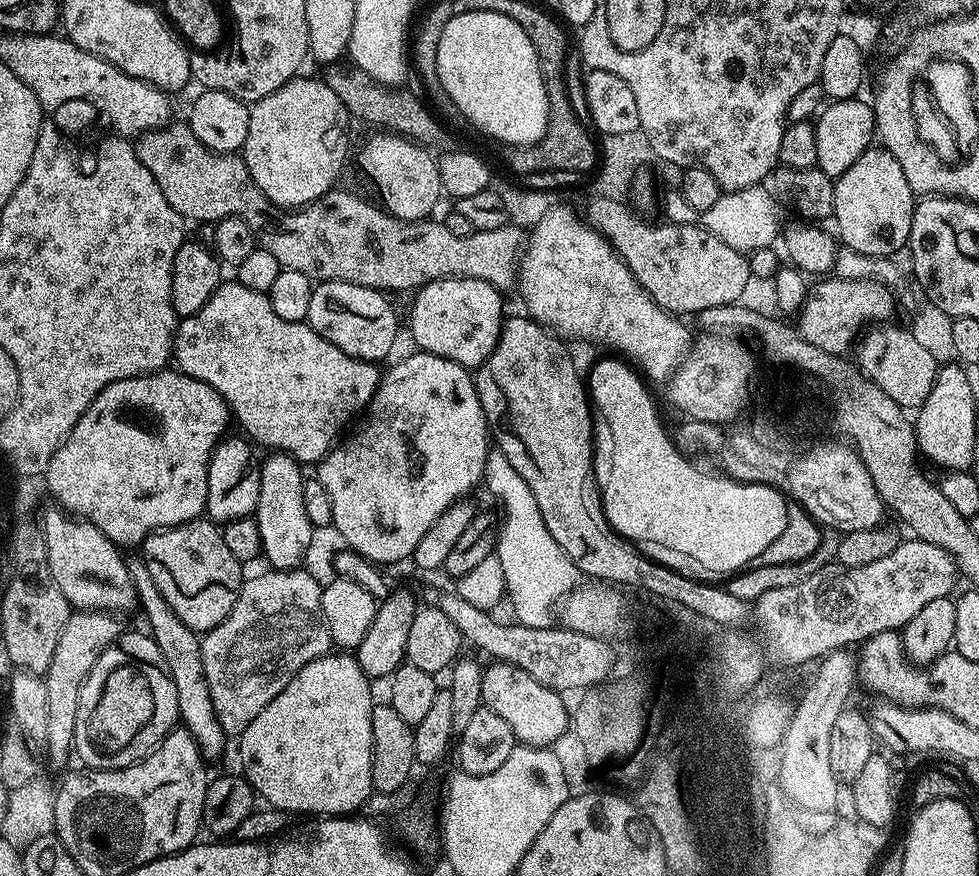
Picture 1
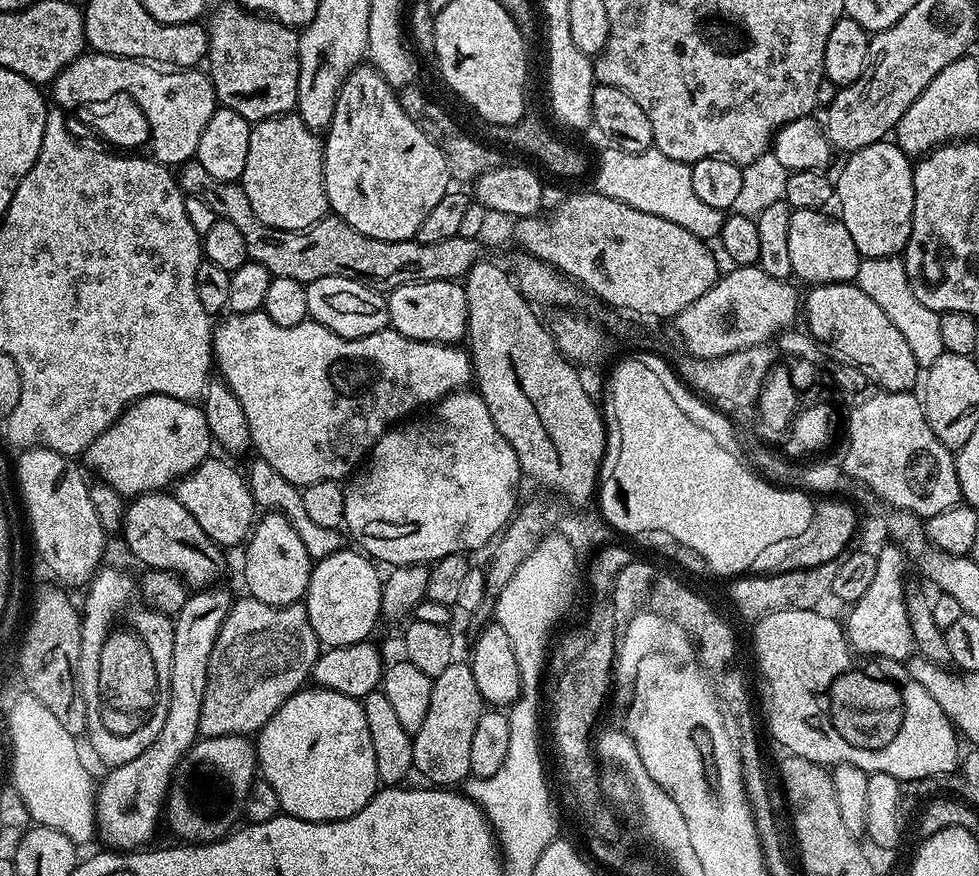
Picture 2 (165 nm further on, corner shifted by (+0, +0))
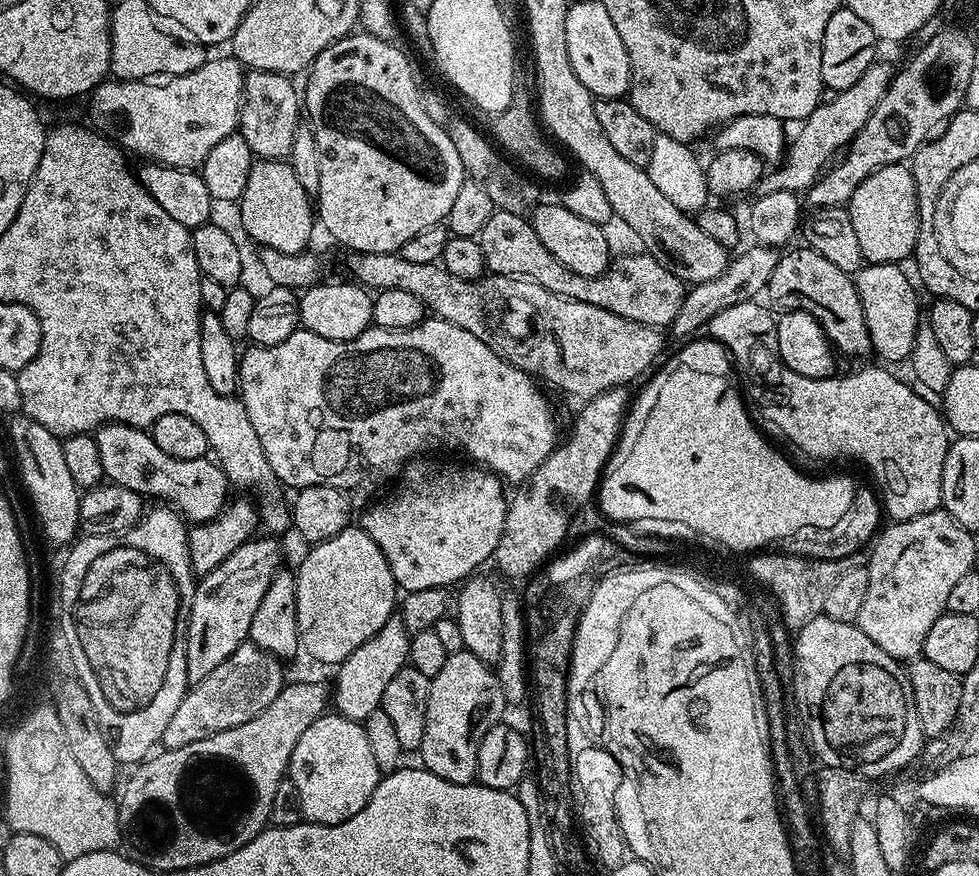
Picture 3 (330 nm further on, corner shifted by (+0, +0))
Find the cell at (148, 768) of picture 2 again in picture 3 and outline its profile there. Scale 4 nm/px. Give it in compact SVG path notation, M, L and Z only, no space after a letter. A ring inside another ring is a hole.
M253 538L247 540L222 566L199 577L192 605L188 607L188 635L186 637L186 674L189 685L196 685L206 678L210 670L222 666L240 644L248 640L250 622L254 622L254 610L262 603L262 594L270 586L273 574L281 567L279 539Z

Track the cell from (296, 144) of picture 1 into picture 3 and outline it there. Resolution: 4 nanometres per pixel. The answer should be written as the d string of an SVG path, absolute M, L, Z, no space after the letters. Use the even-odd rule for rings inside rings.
M257 159L250 170L250 178L246 178L246 190L242 190L238 207L240 207L240 224L256 246L278 250L282 254L303 252L309 247L308 239L312 236L312 220L314 224L314 200L306 194L306 190L302 190L302 185L298 182L298 174L294 174L292 165L287 159Z

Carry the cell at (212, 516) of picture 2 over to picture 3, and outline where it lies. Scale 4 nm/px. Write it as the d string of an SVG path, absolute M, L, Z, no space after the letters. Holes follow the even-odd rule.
M102 424L94 435L98 455L102 458L102 470L111 483L126 486L126 490L134 490L145 498L157 496L160 499L157 501L179 512L185 521L205 524L207 520L213 520L230 499L228 479L219 464L211 459L174 458L154 442L151 431L129 424Z

